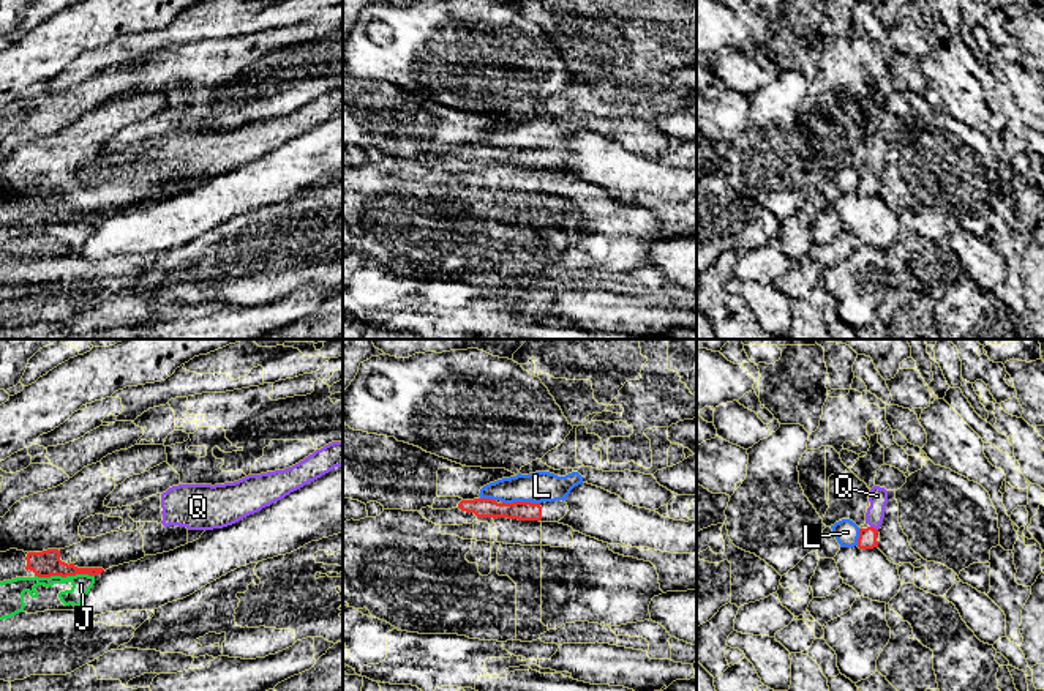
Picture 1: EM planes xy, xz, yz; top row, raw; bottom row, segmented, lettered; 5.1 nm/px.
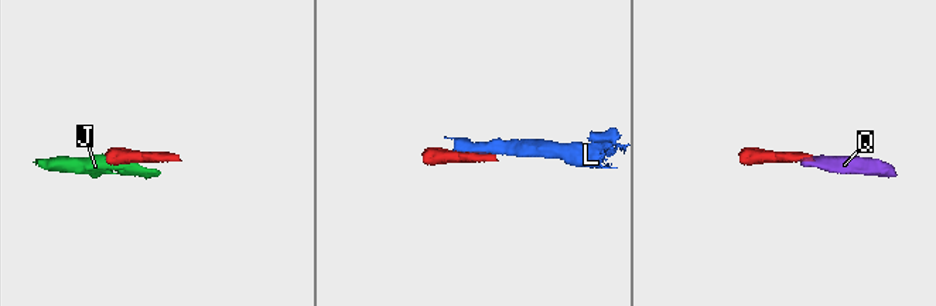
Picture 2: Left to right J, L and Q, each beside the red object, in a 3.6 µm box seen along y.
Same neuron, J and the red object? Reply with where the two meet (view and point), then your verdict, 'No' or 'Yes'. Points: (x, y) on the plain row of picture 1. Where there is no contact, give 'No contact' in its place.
Touches red at xy (65, 223). No

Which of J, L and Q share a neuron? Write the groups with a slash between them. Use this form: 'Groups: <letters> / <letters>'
Groups: J / L / Q

